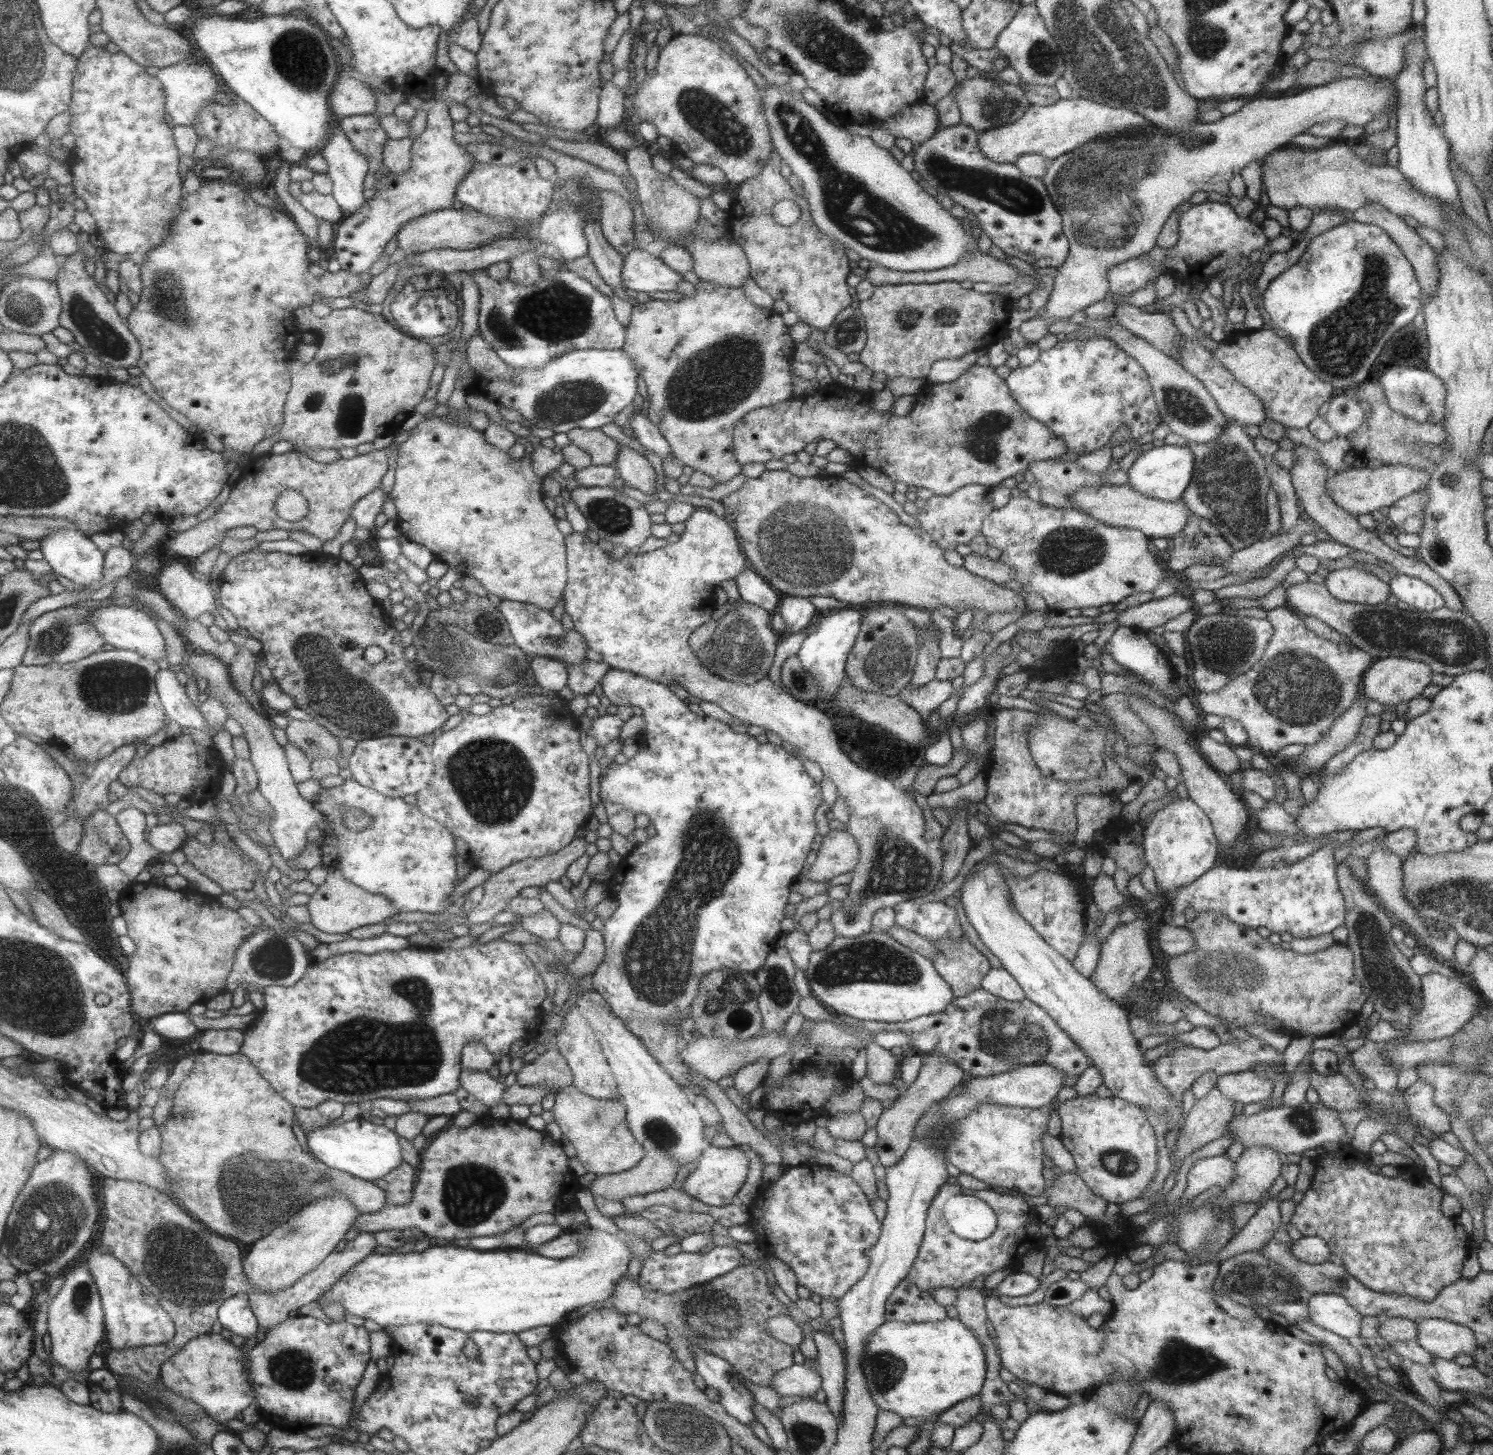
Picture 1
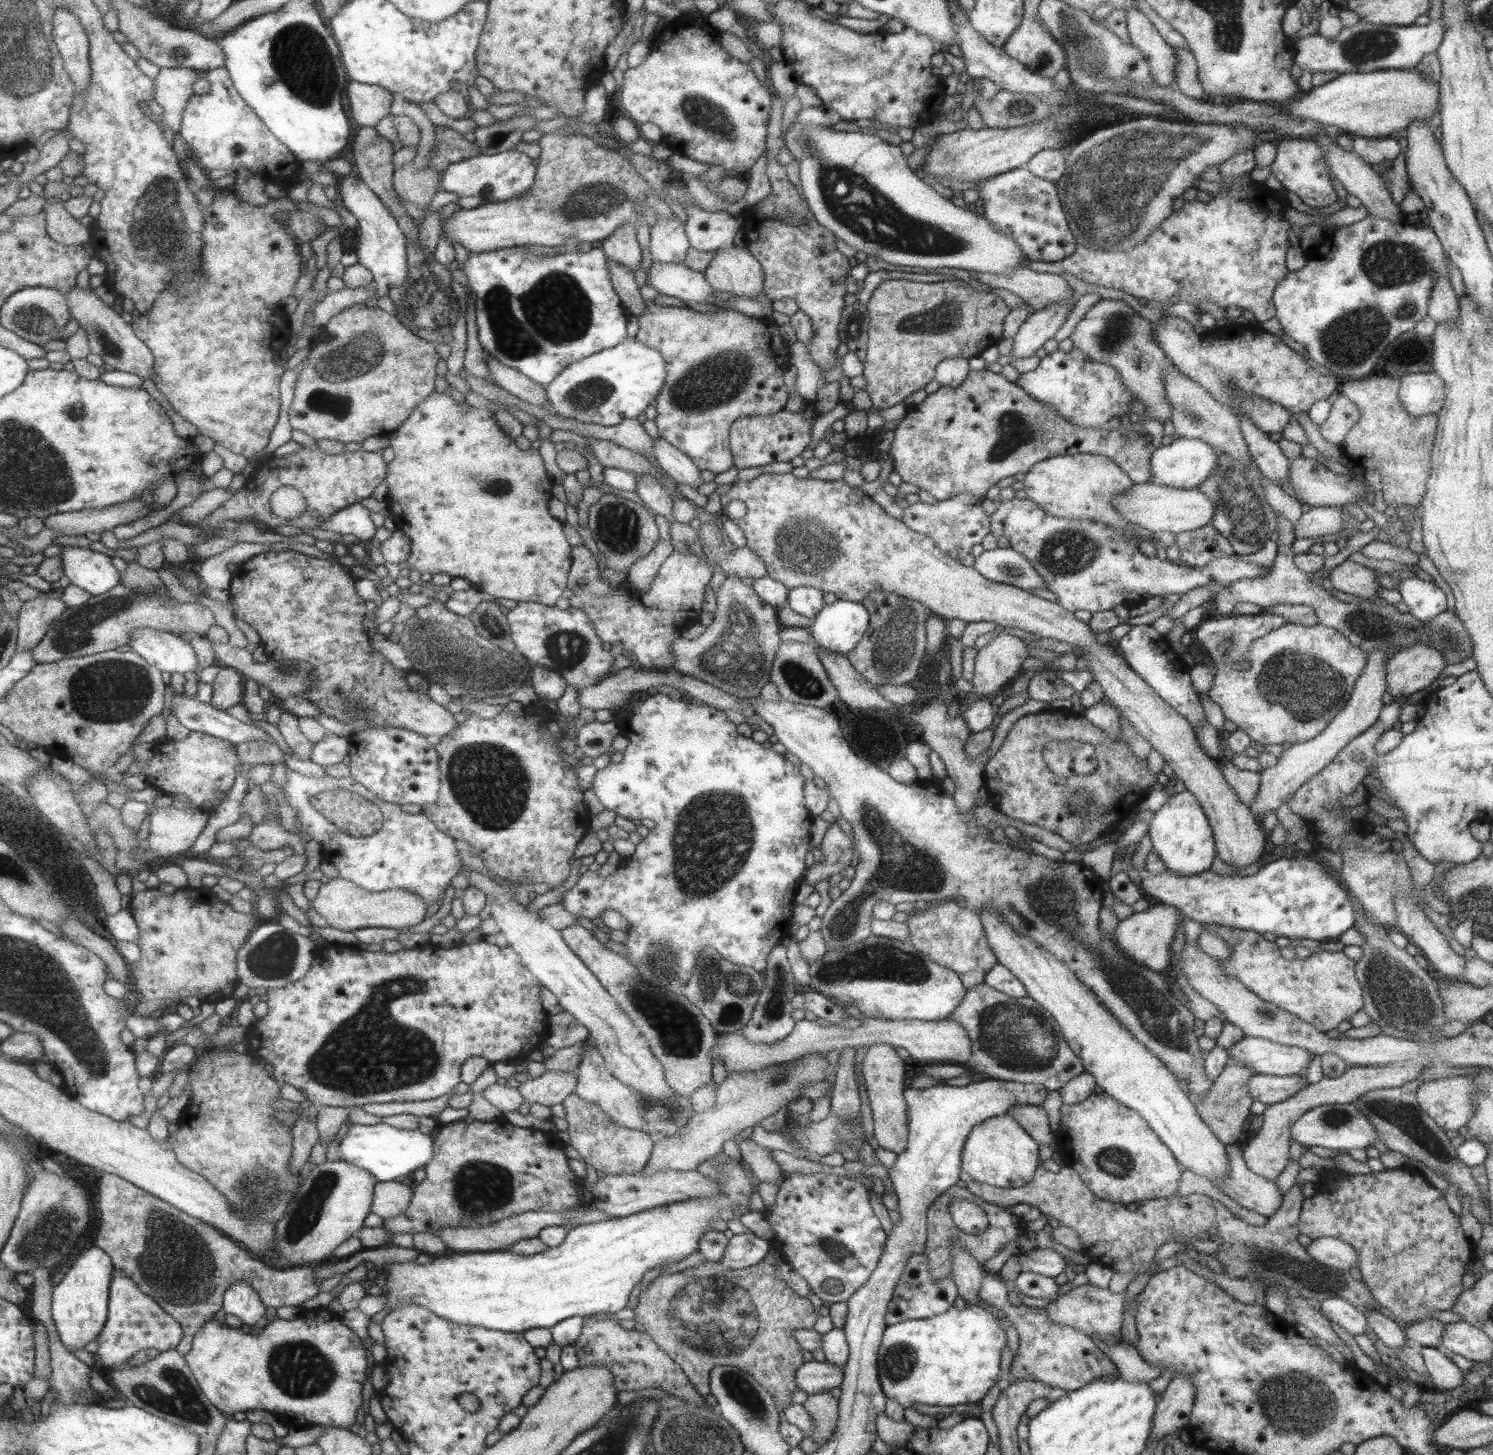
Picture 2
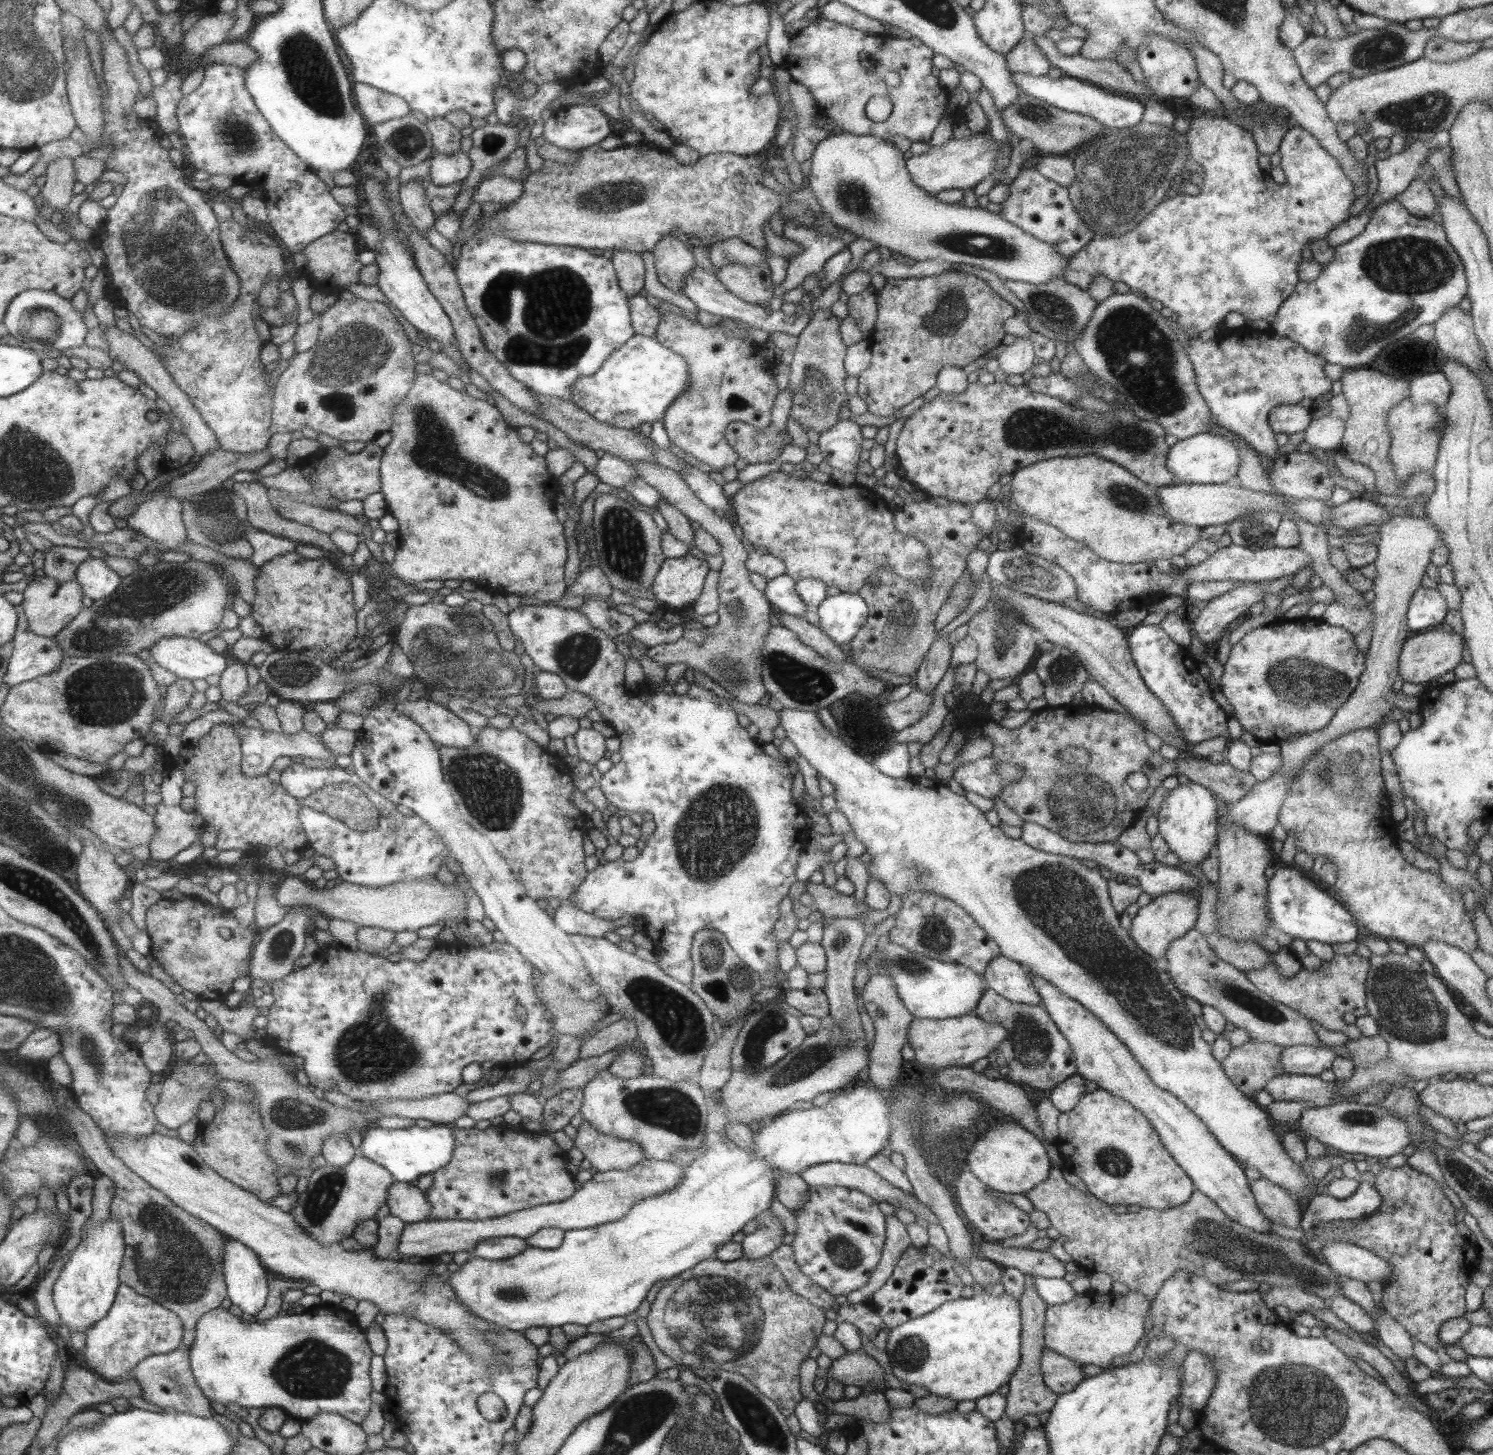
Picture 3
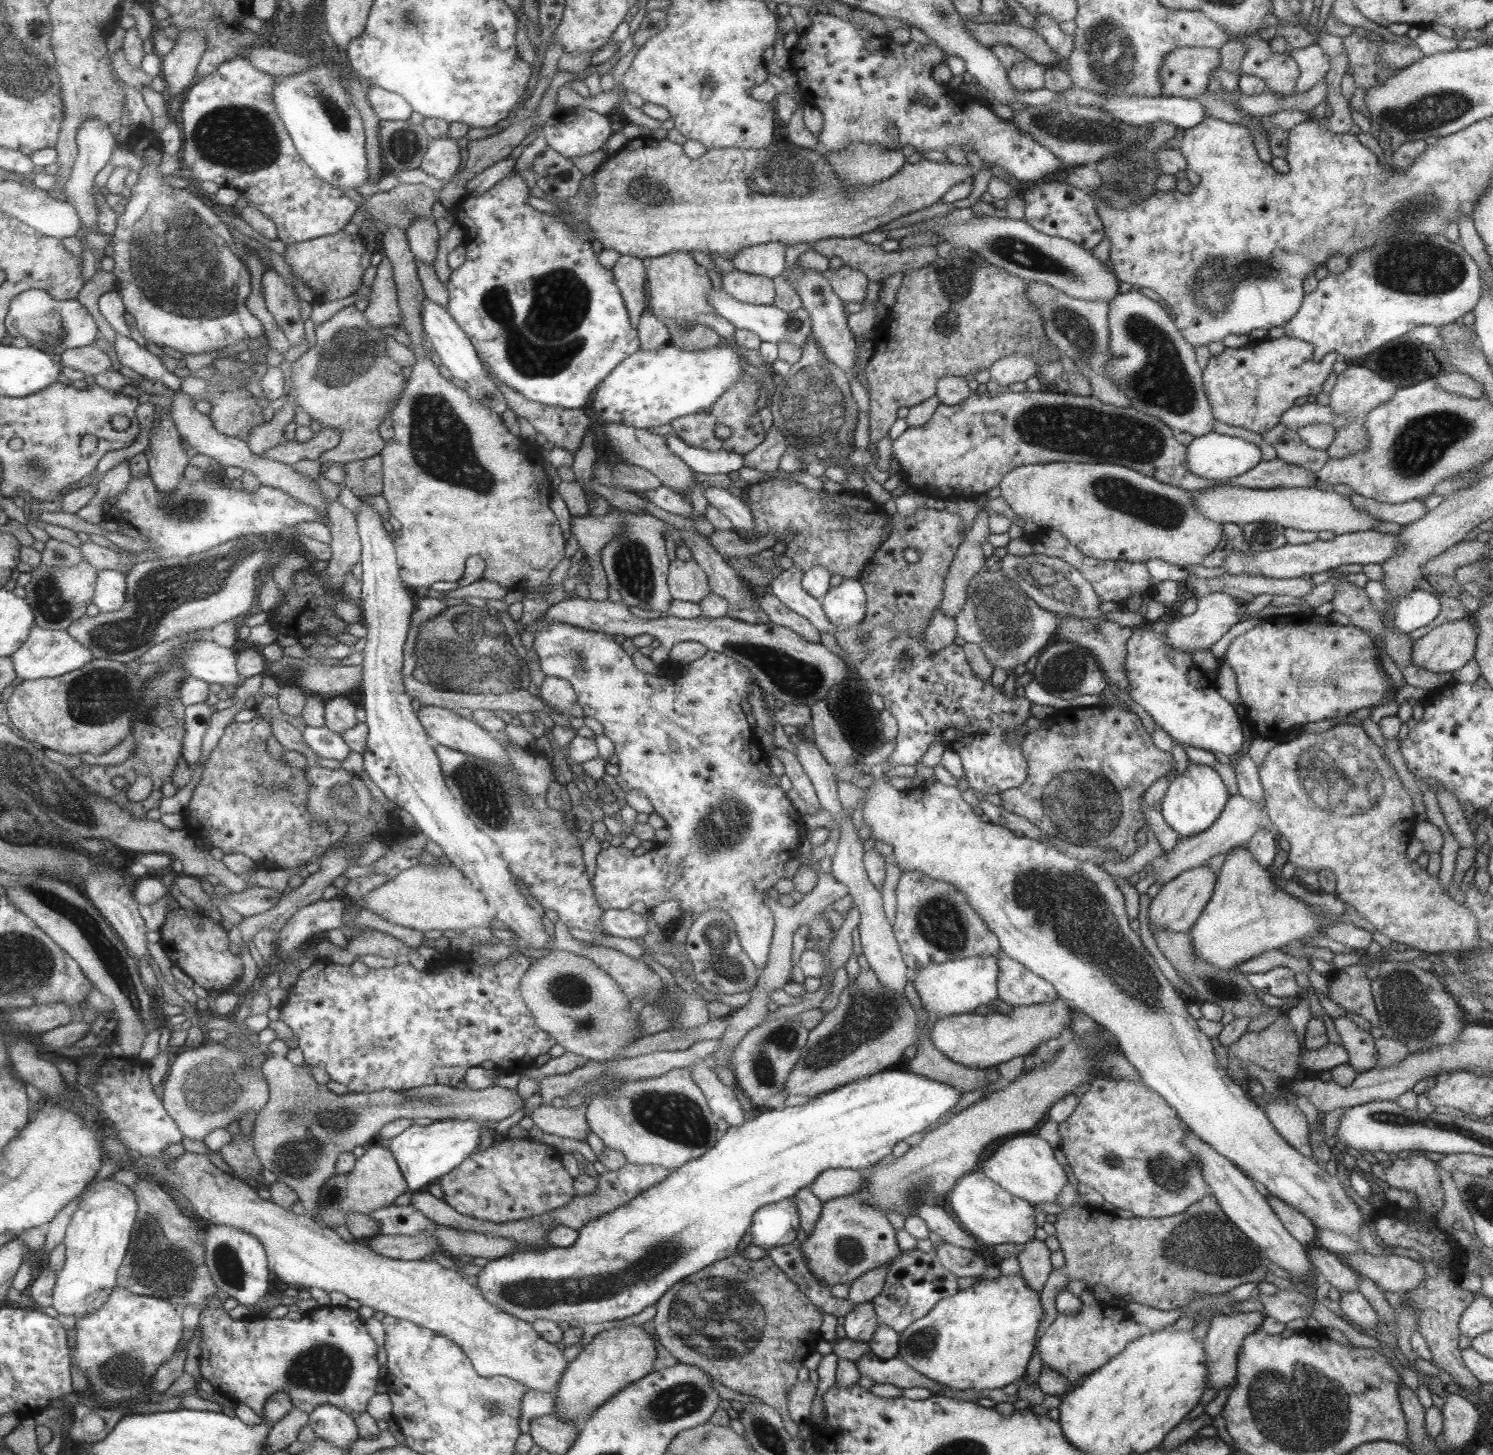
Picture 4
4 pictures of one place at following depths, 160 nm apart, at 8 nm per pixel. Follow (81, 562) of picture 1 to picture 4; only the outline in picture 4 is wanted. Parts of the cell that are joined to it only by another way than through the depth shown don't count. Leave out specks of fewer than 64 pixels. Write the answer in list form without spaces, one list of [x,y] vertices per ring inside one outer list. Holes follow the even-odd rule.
[[[99,569],[94,604],[100,612],[122,609],[127,592],[127,573],[121,570]]]

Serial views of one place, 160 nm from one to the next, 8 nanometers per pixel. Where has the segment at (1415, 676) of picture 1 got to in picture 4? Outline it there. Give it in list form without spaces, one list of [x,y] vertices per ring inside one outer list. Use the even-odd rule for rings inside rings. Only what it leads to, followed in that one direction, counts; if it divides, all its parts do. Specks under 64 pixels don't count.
[[[1463,615],[1453,620],[1450,619],[1431,629],[1425,636],[1411,640],[1411,665],[1433,673],[1443,672],[1449,675],[1473,659],[1475,644],[1477,644],[1477,630],[1472,617]]]

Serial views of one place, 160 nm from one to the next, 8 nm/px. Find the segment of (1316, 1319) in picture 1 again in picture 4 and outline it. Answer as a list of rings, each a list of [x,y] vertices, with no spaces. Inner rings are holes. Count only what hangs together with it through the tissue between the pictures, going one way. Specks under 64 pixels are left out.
[[[1355,1291],[1340,1293],[1339,1304],[1343,1318],[1347,1318],[1350,1324],[1355,1324],[1357,1328],[1373,1328],[1378,1318],[1373,1312],[1372,1306],[1365,1300],[1365,1297]]]

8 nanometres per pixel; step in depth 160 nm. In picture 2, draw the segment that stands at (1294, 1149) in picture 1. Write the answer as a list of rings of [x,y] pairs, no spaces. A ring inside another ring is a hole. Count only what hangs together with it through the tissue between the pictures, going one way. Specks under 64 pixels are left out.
[[[1351,1102],[1314,1106],[1293,1122],[1289,1133],[1291,1142],[1297,1142],[1303,1147],[1318,1146],[1342,1153],[1347,1153],[1350,1149],[1365,1150],[1373,1146],[1375,1141],[1379,1141],[1373,1125],[1357,1111],[1356,1105]]]

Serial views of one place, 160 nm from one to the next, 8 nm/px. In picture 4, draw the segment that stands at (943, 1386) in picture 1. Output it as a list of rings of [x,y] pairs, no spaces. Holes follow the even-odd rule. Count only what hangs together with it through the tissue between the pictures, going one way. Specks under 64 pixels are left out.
[[[999,1274],[995,1279],[979,1278],[979,1283],[938,1300],[925,1316],[908,1324],[899,1333],[896,1356],[940,1386],[953,1390],[1003,1389],[1006,1384],[1016,1383],[1024,1376],[1041,1317],[1038,1295],[1026,1286],[1019,1274]]]

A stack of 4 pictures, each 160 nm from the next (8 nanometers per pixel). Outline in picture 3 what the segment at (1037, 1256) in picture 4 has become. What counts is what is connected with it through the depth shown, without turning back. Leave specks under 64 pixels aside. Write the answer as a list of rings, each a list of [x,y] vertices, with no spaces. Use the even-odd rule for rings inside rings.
[[[1026,1274],[1024,1277],[1024,1291],[1021,1298],[1018,1298],[1021,1330],[1020,1330],[1020,1359],[1017,1368],[1007,1380],[1009,1392],[1005,1396],[1004,1414],[1009,1420],[1015,1423],[1021,1420],[1025,1414],[1037,1414],[1047,1412],[1053,1406],[1057,1399],[1057,1394],[1049,1391],[1042,1380],[1042,1372],[1040,1371],[1040,1354],[1044,1347],[1043,1325],[1044,1312],[1047,1308],[1045,1304],[1036,1294],[1032,1285],[1032,1274]]]

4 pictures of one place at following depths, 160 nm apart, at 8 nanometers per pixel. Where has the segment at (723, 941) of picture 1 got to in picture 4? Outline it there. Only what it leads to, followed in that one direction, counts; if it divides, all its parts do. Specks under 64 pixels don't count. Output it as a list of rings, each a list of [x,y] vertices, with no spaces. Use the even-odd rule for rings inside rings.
[[[539,621],[533,632],[533,651],[539,659],[541,671],[545,676],[556,677],[565,680],[575,692],[577,705],[580,708],[582,716],[595,719],[603,727],[603,734],[612,740],[614,744],[614,753],[618,756],[619,774],[615,776],[615,783],[621,791],[637,790],[647,797],[651,803],[653,811],[657,816],[660,816],[665,824],[669,837],[663,842],[653,846],[652,849],[640,856],[634,856],[631,850],[625,847],[609,846],[601,849],[596,855],[596,869],[594,872],[591,884],[593,887],[593,896],[602,910],[619,909],[625,910],[629,908],[633,902],[643,902],[647,909],[654,908],[664,900],[677,900],[681,915],[687,914],[695,918],[701,915],[710,908],[716,908],[727,912],[727,916],[735,925],[735,932],[739,939],[740,947],[743,952],[751,959],[751,962],[758,970],[761,970],[767,962],[771,935],[774,928],[773,914],[766,904],[763,904],[763,896],[766,895],[768,888],[771,888],[777,880],[785,876],[785,864],[796,854],[796,850],[800,844],[799,836],[806,831],[803,827],[802,817],[785,797],[785,793],[779,786],[779,778],[774,776],[770,770],[769,764],[763,751],[753,735],[753,729],[749,724],[746,724],[745,714],[741,711],[740,702],[747,700],[749,696],[749,688],[755,684],[755,678],[751,675],[751,671],[743,667],[733,658],[718,654],[707,650],[703,657],[687,664],[674,664],[670,662],[670,666],[666,668],[664,665],[656,666],[657,672],[654,675],[643,674],[637,670],[628,656],[617,645],[611,635],[592,632],[576,626],[571,626],[564,622],[542,623]]]

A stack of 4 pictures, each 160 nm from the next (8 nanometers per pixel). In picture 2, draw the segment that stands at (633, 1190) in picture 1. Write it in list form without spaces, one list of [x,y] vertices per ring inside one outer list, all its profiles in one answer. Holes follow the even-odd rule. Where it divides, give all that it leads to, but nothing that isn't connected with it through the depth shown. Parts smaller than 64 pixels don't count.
[[[812,1052],[797,1060],[772,1064],[761,1070],[729,1072],[725,1080],[717,1082],[716,1099],[711,1108],[694,1113],[689,1124],[678,1128],[675,1135],[654,1144],[645,1168],[640,1170],[641,1175],[649,1177],[653,1172],[667,1169],[696,1169],[701,1162],[719,1155],[723,1142],[735,1140],[745,1128],[759,1124],[761,1120],[779,1111],[779,1107],[787,1107],[788,1102],[800,1098],[799,1091],[805,1083],[825,1079],[823,1072],[826,1067],[825,1054]]]

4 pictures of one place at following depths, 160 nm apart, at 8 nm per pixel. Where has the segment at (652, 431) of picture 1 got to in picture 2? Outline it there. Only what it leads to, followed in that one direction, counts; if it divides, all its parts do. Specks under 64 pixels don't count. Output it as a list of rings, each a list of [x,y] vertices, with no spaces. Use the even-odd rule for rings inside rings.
[[[661,437],[653,439],[652,455],[662,472],[665,472],[675,483],[688,484],[694,489],[703,483],[693,461]]]

